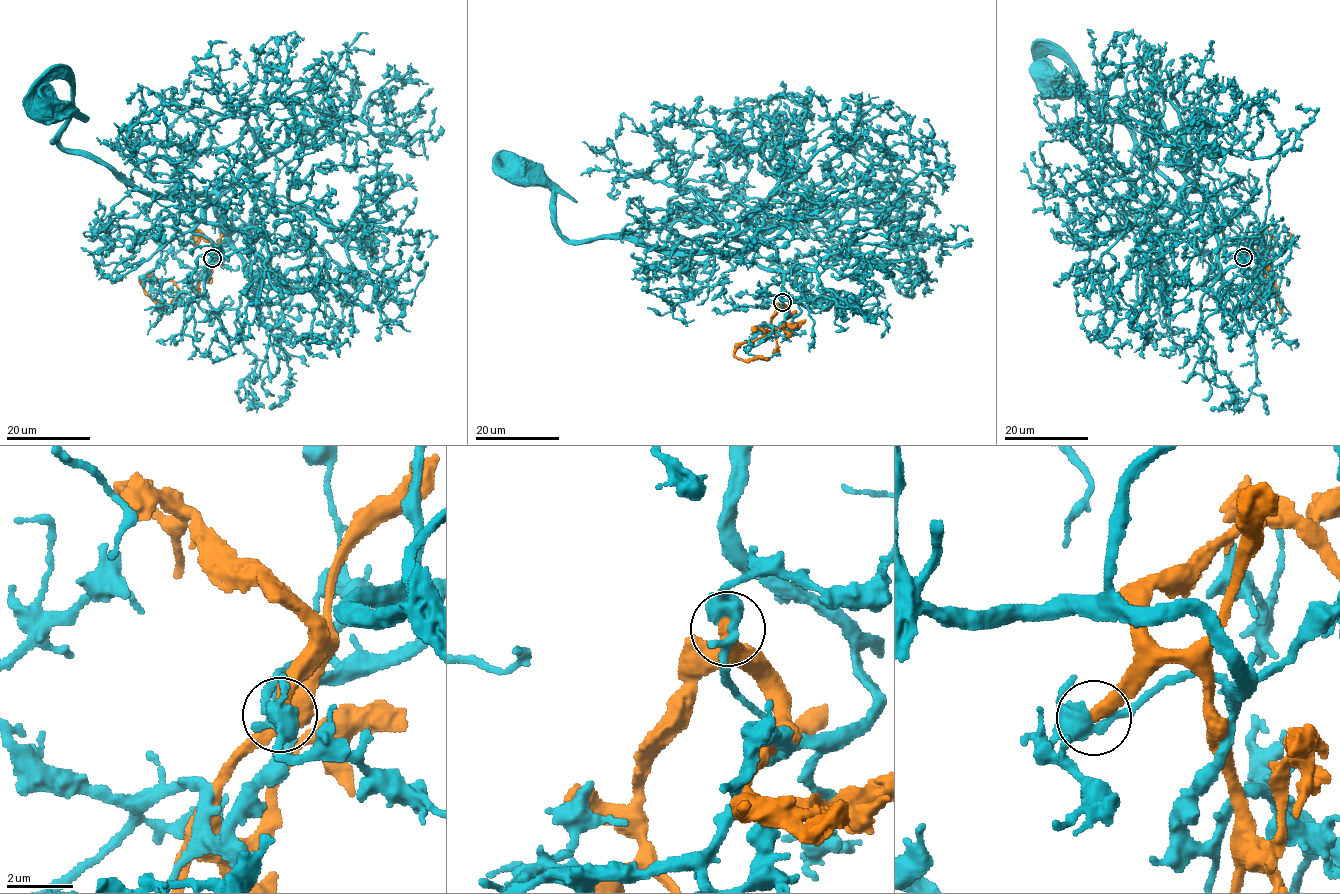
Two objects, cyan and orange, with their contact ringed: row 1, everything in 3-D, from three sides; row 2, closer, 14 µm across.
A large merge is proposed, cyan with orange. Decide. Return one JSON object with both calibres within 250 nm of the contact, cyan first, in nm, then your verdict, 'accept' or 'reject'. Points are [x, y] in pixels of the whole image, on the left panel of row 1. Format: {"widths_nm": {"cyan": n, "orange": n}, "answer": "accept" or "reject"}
{"widths_nm": {"cyan": 420, "orange": 440}, "answer": "reject"}

